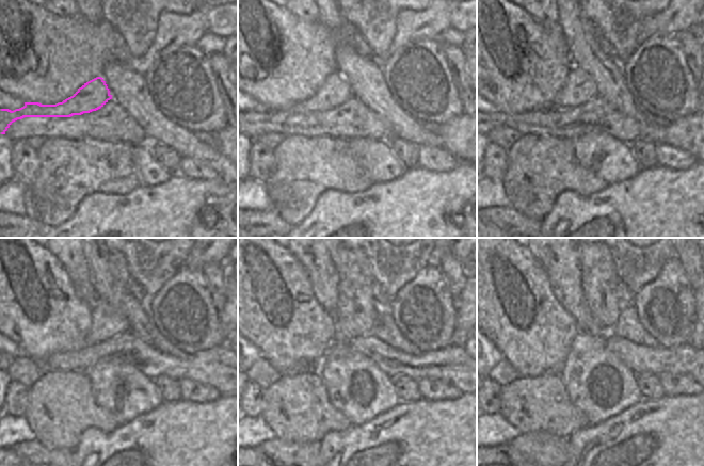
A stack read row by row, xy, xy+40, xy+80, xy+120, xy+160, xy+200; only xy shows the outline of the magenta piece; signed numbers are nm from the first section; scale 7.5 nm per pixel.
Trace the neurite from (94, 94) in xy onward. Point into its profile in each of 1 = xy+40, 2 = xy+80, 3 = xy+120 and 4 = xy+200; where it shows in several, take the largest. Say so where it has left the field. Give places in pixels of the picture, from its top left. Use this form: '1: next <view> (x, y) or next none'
1: next xy+40 (335, 91)
2: next xy+80 (579, 87)
3: next xy+120 (107, 321)
4: next xy+200 (601, 298)

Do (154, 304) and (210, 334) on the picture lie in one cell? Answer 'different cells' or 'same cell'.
same cell

